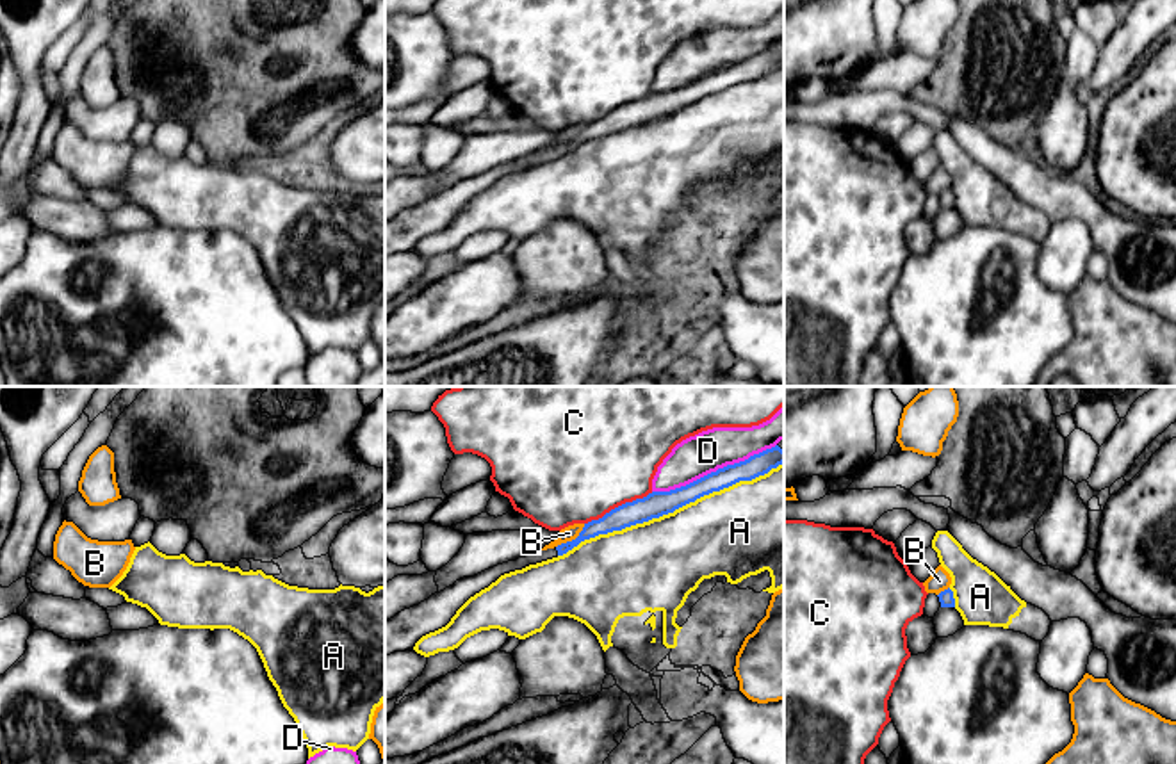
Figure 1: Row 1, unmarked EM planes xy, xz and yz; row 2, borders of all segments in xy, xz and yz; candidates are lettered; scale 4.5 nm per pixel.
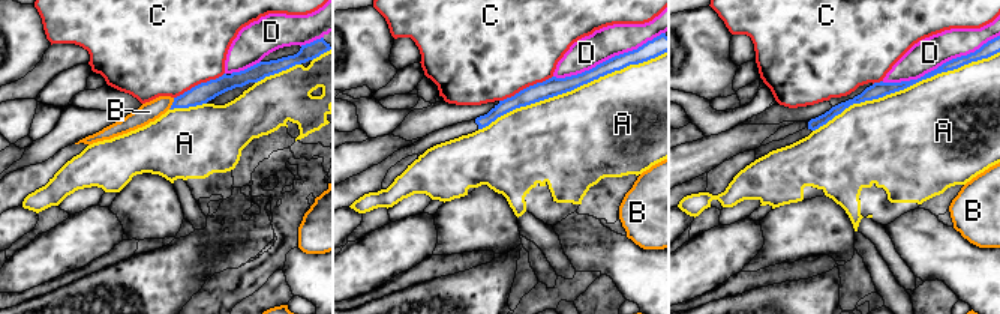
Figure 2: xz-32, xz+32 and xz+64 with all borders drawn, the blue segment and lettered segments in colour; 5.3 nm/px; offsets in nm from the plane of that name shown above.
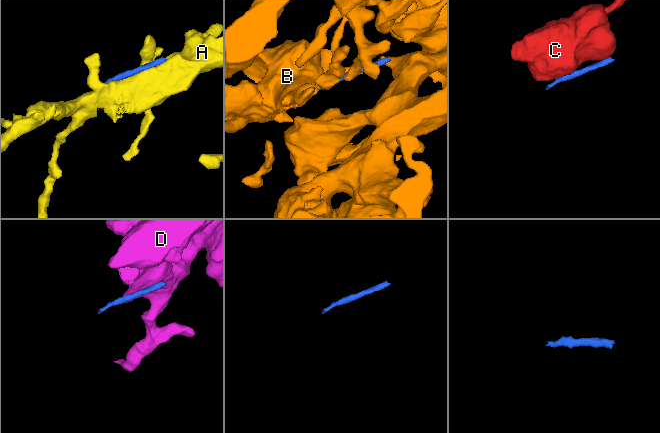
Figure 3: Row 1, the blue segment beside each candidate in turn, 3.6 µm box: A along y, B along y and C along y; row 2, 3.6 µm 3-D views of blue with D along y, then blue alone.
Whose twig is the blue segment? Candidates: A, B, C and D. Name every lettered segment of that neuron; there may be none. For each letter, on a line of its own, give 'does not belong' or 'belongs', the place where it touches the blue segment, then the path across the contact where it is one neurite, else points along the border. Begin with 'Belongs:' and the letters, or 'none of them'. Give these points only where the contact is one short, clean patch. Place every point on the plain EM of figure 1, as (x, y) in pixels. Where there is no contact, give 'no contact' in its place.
Belongs: none of them
A: does not belong; meets blue in xz at (670, 113)
B: does not belong; meets blue in xz at (572, 141); border along xz (585, 125), (574, 139), (556, 148)
C: does not belong; meets blue in xz at (619, 107); border along xz (653, 93), (626, 102), (585, 125)
D: does not belong; meets blue in xz at (713, 73)

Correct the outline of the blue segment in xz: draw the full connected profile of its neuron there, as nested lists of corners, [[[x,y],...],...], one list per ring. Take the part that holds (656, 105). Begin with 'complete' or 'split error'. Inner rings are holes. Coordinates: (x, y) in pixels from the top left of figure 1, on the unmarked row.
split error; [[[780,41],[772,50],[754,55],[745,62],[718,69],[716,73],[711,73],[686,87],[670,93],[652,93],[643,100],[625,103],[606,114],[602,119],[584,125],[579,137],[572,142],[561,144],[554,150],[536,151],[526,158],[488,169],[474,178],[463,178],[444,192],[431,196],[419,207],[404,210],[385,223],[385,258],[394,253],[413,251],[415,244],[422,237],[445,228],[470,198],[488,189],[504,175],[563,157],[581,142],[599,135],[622,132],[625,128],[674,114],[675,110],[695,103],[704,96],[720,93],[739,82],[752,82],[759,77],[764,77],[782,64],[784,41]]]

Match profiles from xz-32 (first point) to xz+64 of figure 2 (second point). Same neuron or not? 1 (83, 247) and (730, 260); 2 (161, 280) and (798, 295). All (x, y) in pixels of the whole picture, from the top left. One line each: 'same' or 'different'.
1: same
2: same

